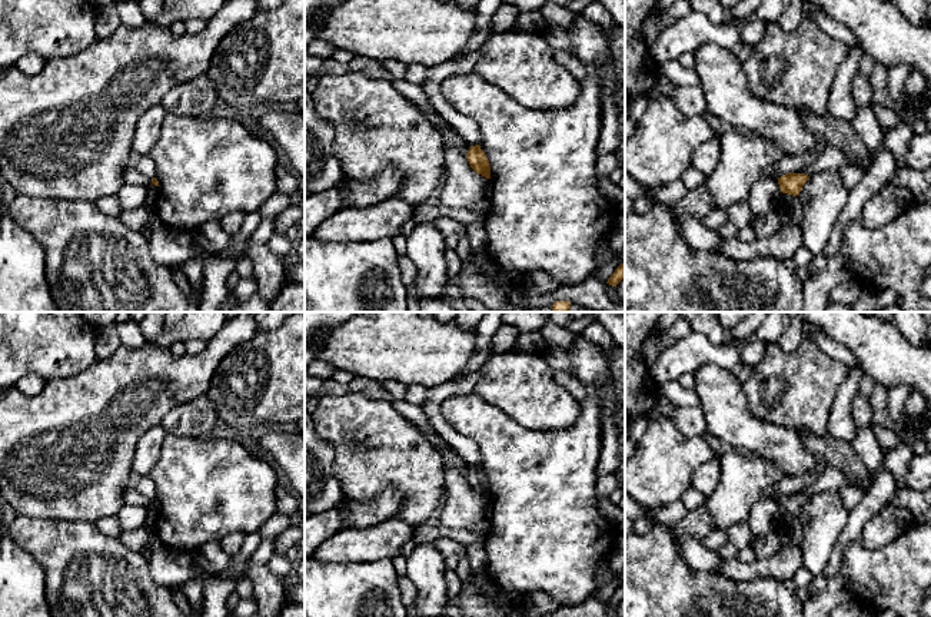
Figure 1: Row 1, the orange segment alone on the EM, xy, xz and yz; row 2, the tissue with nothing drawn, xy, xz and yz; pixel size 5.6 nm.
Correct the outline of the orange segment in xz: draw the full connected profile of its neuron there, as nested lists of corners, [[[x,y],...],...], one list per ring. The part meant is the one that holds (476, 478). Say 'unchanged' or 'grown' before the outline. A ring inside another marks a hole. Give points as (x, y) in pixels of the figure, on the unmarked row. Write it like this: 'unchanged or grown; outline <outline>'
unchanged; outline [[[479,465],[471,467],[466,478],[468,478],[471,488],[476,494],[485,497],[486,500],[491,500],[489,481],[488,481],[485,472],[481,470]]]

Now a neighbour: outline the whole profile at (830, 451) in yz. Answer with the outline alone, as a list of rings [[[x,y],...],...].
[[[798,432],[804,447],[822,464],[841,470],[849,485],[857,487],[867,495],[872,480],[870,471],[852,448],[851,442],[832,437],[817,437],[807,432]]]

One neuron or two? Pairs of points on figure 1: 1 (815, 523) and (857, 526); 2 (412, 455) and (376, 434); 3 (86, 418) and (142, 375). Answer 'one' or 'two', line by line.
1: two
2: one
3: one

